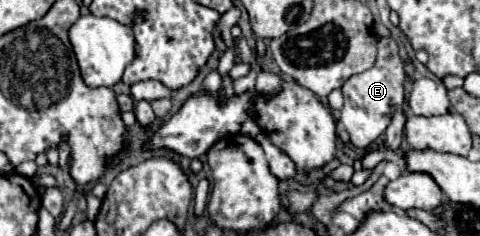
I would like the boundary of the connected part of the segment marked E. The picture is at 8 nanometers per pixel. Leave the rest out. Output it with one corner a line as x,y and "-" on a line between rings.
382,37
378,39
378,59
376,65
360,75
350,77
344,85
342,85
342,93
346,99
352,101
352,105
358,107
356,115
344,115
352,119
352,127
346,127
346,131
350,133
350,141
352,145
366,149
370,147
378,135
382,135
390,123
390,115
394,109
400,109
404,103
404,65
402,59
398,55
398,45
392,37

